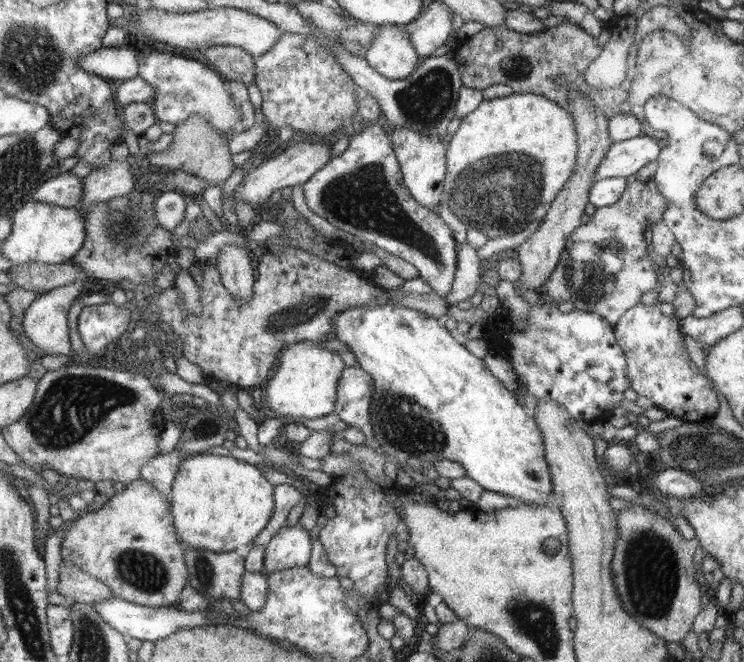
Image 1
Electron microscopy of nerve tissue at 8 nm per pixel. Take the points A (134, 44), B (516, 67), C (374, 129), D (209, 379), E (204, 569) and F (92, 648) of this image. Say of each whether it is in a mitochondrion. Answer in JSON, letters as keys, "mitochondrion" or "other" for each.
{"A":"other","B":"mitochondrion","C":"other","D":"other","E":"mitochondrion","F":"mitochondrion"}

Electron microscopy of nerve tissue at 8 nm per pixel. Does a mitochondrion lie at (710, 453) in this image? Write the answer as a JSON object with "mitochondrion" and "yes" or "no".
{"mitochondrion":"yes"}

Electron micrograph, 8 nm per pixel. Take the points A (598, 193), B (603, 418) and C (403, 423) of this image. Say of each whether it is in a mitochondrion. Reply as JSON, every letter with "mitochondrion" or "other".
{"A":"other","B":"other","C":"mitochondrion"}

